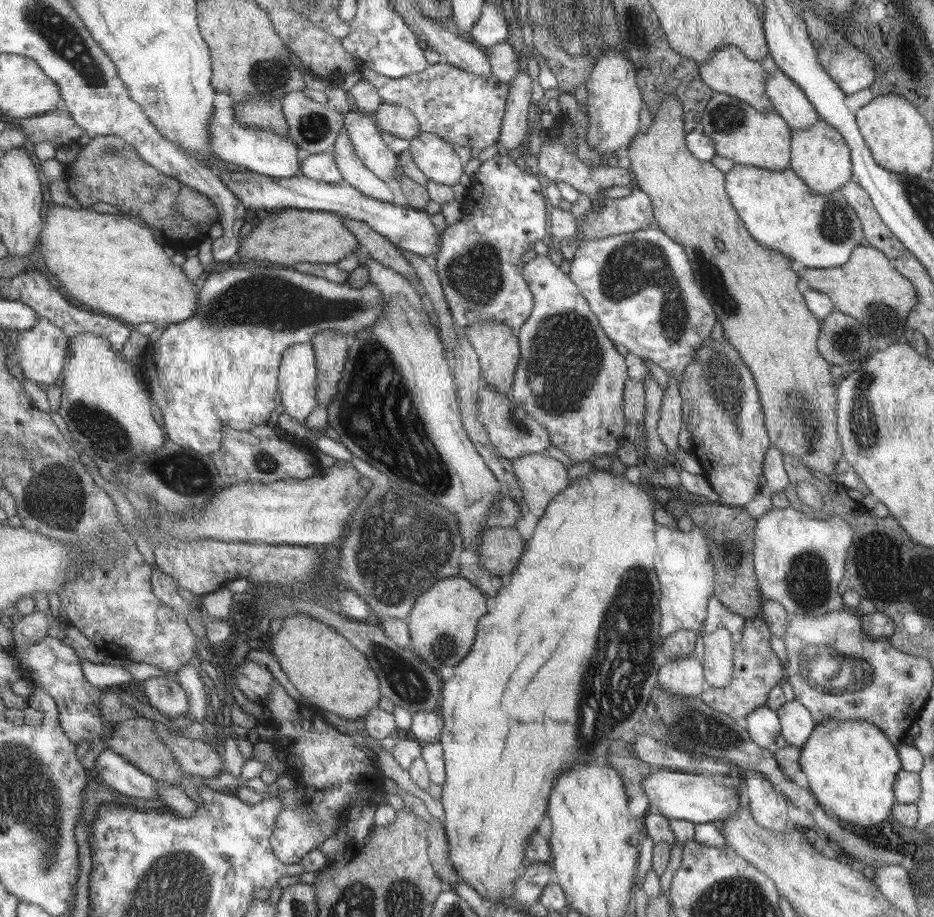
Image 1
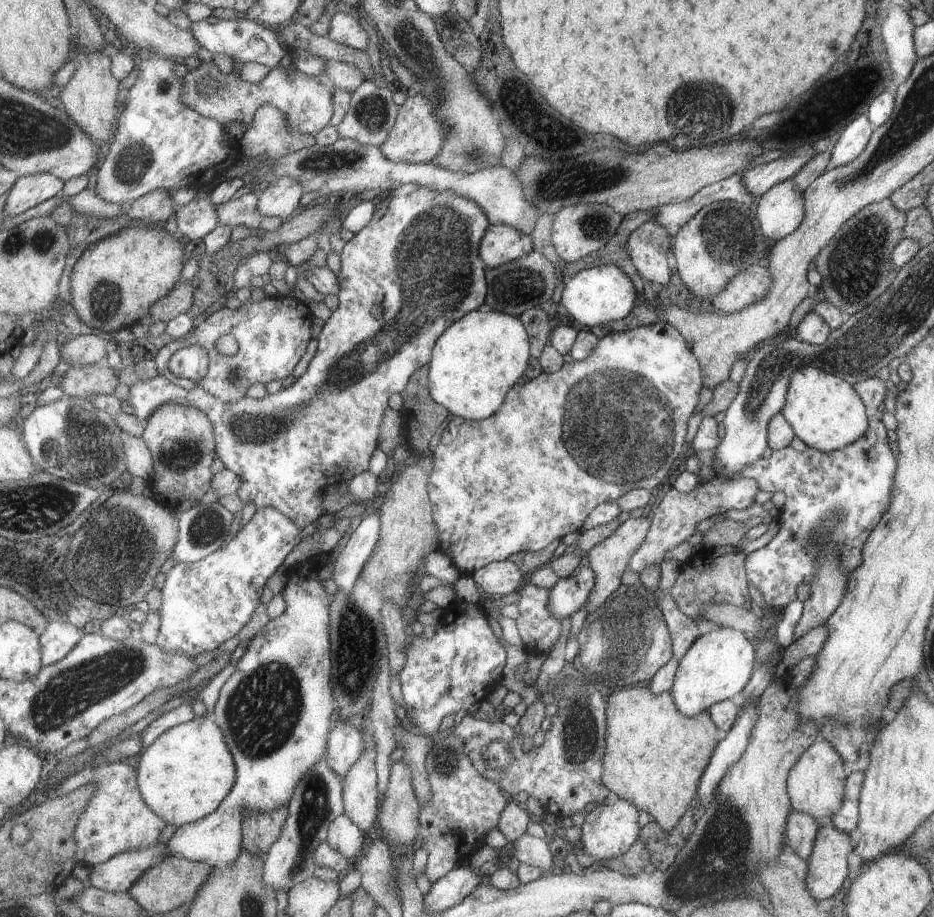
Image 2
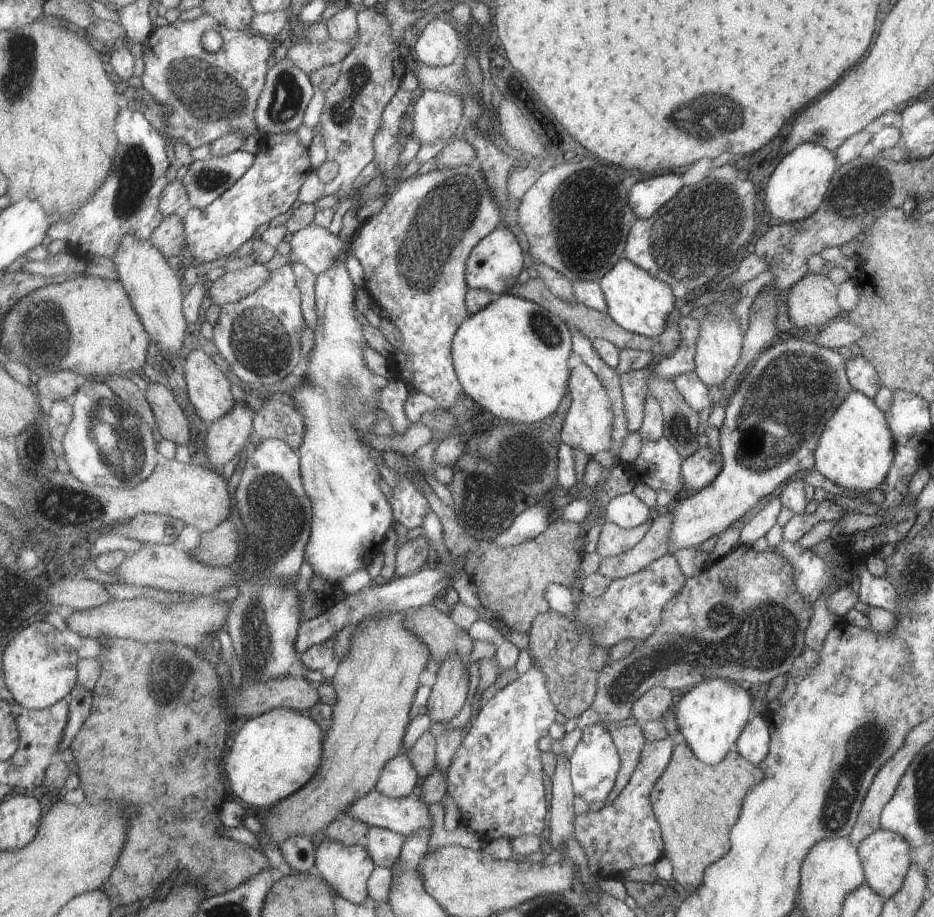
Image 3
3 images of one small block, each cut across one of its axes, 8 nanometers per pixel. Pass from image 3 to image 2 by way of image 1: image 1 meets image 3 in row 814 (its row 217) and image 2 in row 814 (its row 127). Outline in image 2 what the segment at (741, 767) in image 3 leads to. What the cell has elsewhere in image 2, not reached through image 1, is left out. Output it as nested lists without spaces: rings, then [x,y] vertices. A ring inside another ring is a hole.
[[[627,686],[621,692],[607,694],[607,702],[609,732],[603,774],[605,786],[619,798],[639,806],[641,812],[649,812],[651,818],[659,822],[667,832],[675,830],[699,796],[699,784],[703,782],[703,774],[715,754],[715,746],[719,744],[721,734],[715,726],[715,718],[711,712],[703,712],[691,718],[679,710],[679,704],[671,692],[655,694],[651,686]]]

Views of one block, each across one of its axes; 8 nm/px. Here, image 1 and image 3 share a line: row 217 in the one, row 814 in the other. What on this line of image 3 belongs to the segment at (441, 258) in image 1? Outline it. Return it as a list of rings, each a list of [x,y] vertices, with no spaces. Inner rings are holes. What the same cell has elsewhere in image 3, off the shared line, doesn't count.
[[[533,660],[521,678],[497,692],[497,696],[481,708],[447,772],[449,794],[457,802],[463,822],[481,834],[483,842],[541,836],[547,828],[547,790],[551,786],[545,786],[545,764],[537,738],[549,734],[559,714],[547,682],[549,676]]]

